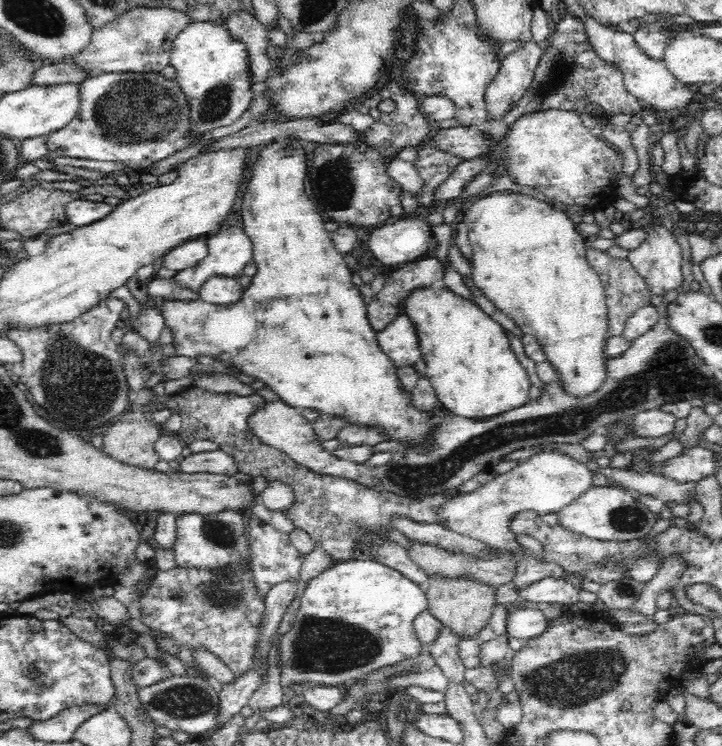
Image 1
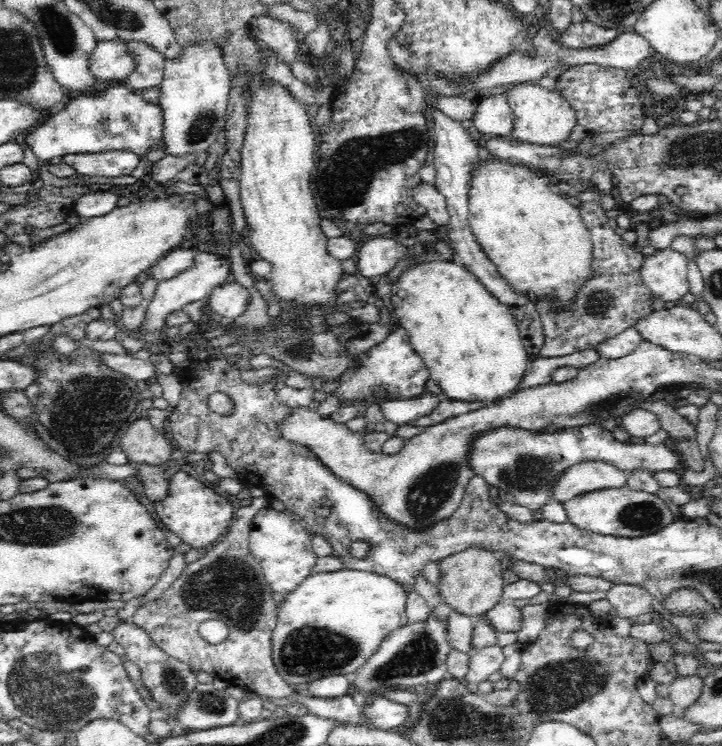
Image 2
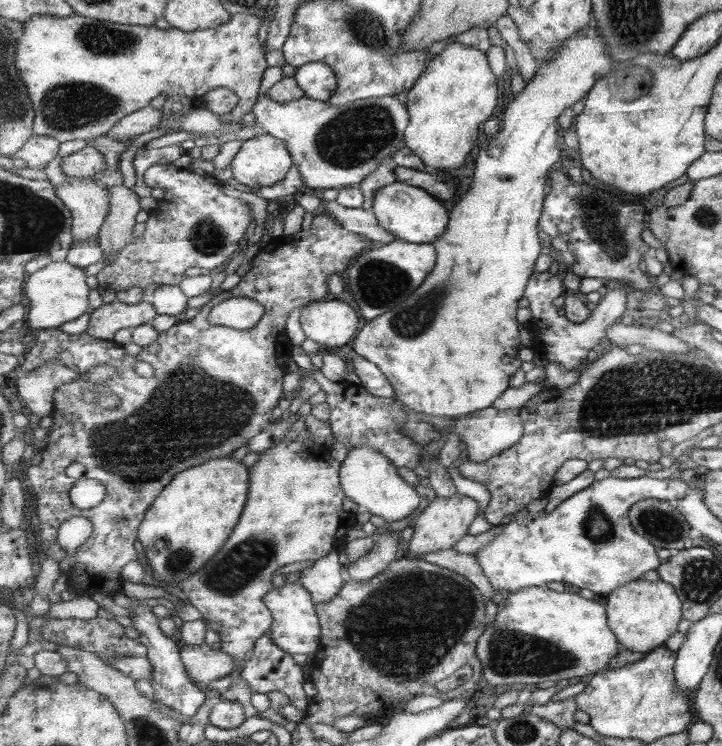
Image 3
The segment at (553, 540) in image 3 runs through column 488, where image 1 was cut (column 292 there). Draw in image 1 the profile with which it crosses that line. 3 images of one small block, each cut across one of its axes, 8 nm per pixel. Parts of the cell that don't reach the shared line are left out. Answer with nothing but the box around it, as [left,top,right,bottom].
[248,514,306,596]

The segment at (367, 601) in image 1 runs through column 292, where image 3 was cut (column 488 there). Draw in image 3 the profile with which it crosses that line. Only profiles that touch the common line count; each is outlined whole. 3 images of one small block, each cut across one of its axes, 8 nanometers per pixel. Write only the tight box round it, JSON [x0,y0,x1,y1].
[478,586,621,689]

